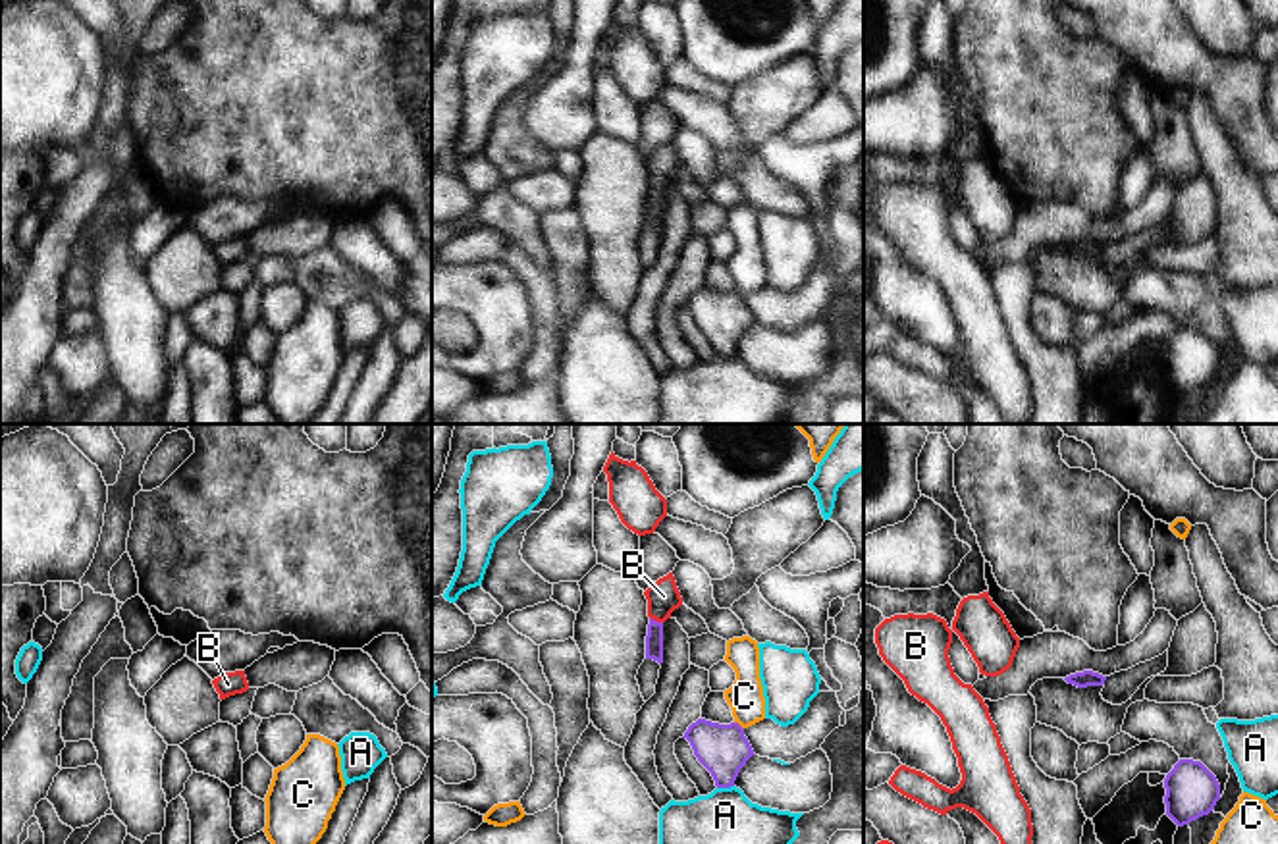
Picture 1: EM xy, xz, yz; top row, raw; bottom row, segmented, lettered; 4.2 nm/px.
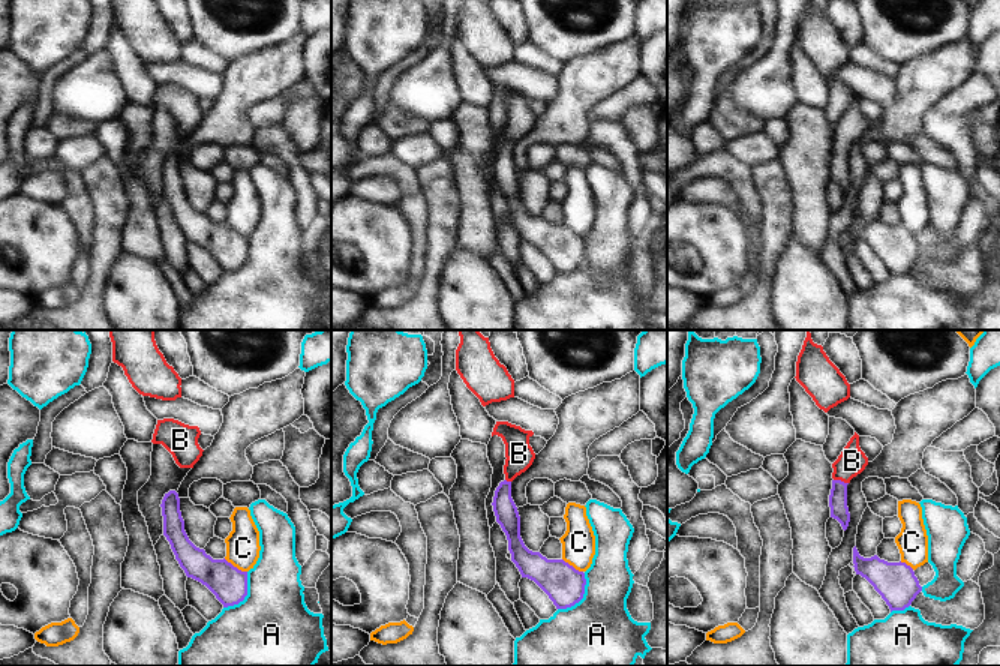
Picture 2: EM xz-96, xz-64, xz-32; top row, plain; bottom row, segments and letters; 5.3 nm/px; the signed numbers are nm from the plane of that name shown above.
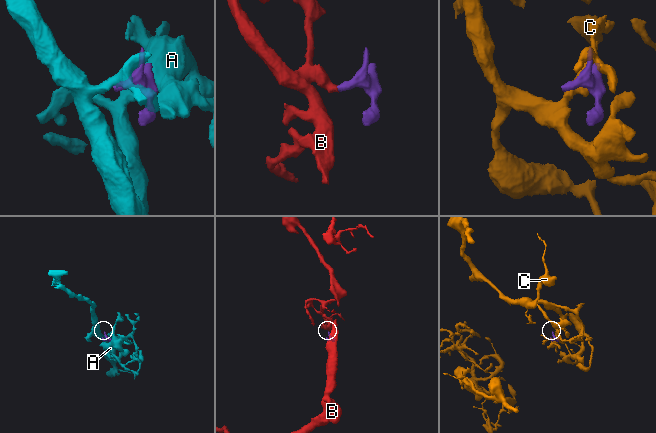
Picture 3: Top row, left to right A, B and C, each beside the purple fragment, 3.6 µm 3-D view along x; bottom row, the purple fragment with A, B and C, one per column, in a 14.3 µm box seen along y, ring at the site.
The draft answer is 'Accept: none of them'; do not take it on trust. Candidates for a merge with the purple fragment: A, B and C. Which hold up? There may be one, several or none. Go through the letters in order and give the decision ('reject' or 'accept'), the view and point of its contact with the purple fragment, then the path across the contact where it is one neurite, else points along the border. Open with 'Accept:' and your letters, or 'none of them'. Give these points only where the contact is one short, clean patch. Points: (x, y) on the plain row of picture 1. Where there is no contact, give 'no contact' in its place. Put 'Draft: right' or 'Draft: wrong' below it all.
Accept: B
A: reject; meets purple in xz at (725, 355); border along xz (733, 353), (718, 357)
B: accept; meets purple in xz at (656, 189); runs through xz (654, 209), (656, 189), (664, 164)
C: reject; meets purple in xz at (739, 293); border along xz (735, 290), (743, 297)
Draft: wrong

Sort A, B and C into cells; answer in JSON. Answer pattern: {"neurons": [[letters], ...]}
{"neurons": [["A"], ["B"], ["C"]]}

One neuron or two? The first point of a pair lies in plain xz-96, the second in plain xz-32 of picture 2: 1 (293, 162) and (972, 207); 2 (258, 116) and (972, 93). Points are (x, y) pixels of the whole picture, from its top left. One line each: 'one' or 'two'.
1: one
2: one

